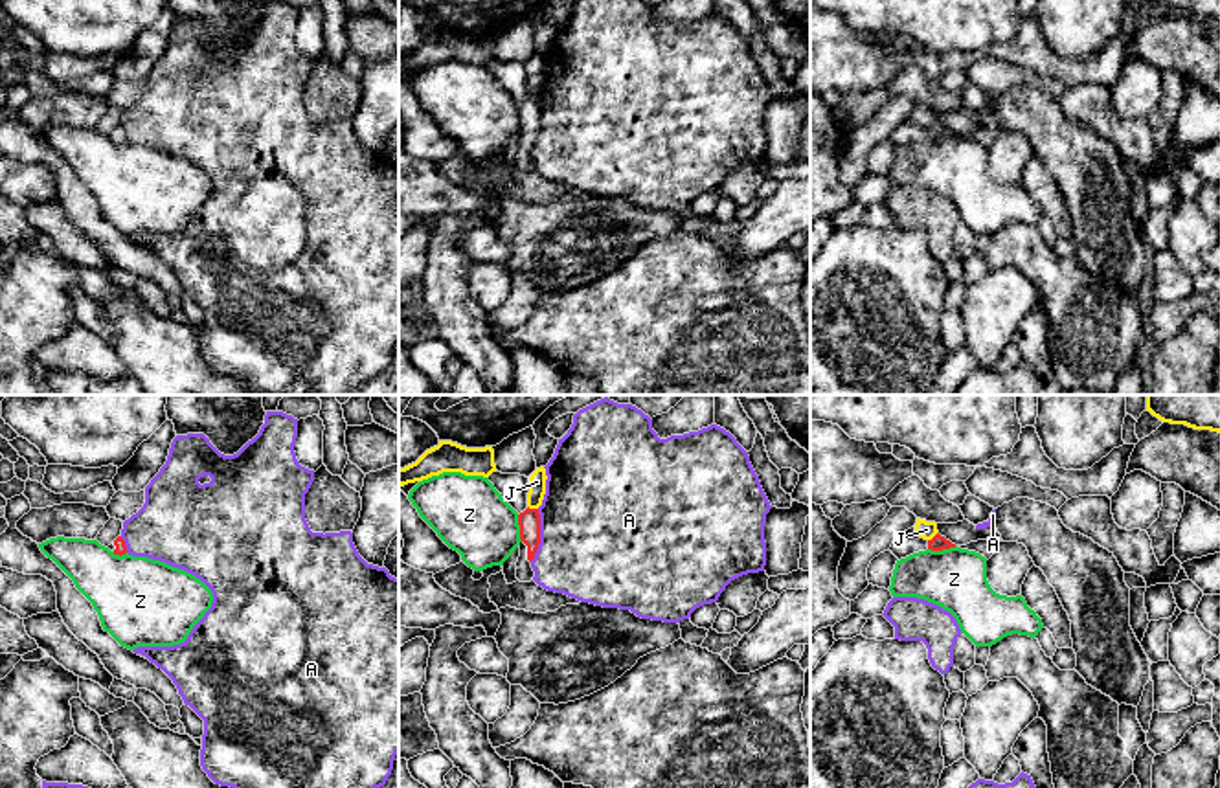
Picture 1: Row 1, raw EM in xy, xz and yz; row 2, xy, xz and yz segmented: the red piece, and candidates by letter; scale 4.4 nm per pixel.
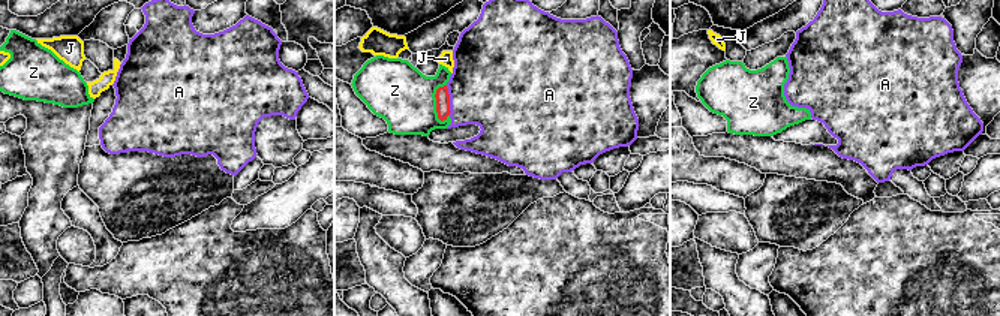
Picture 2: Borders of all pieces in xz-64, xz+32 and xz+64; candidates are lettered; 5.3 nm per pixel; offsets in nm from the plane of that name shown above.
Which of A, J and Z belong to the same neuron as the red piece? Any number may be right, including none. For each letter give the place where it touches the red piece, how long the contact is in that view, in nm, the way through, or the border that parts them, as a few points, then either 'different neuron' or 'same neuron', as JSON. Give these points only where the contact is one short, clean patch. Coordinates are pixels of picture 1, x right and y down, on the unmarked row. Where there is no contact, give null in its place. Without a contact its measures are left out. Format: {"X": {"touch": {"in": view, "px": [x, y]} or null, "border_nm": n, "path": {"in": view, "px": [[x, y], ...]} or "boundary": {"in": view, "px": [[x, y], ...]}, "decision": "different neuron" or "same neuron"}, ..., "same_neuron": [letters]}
{"A": {"touch": {"in": "xz", "px": [539, 123]}, "border_nm": 240, "boundary": {"in": "xz", "px": [[539, 98], [539, 136], [530, 149]]}, "decision": "different neuron"}, "J": {"touch": {"in": "xz", "px": [533, 98]}, "border_nm": 50, "boundary": {"in": "xz", "px": [[528, 94], [537, 98]]}, "decision": "different neuron"}, "Z": {"touch": {"in": "yz", "px": [941, 138]}, "border_nm": 130, "boundary": {"in": "yz", "px": [[956, 135], [928, 138]]}, "decision": "different neuron"}, "same_neuron": []}

